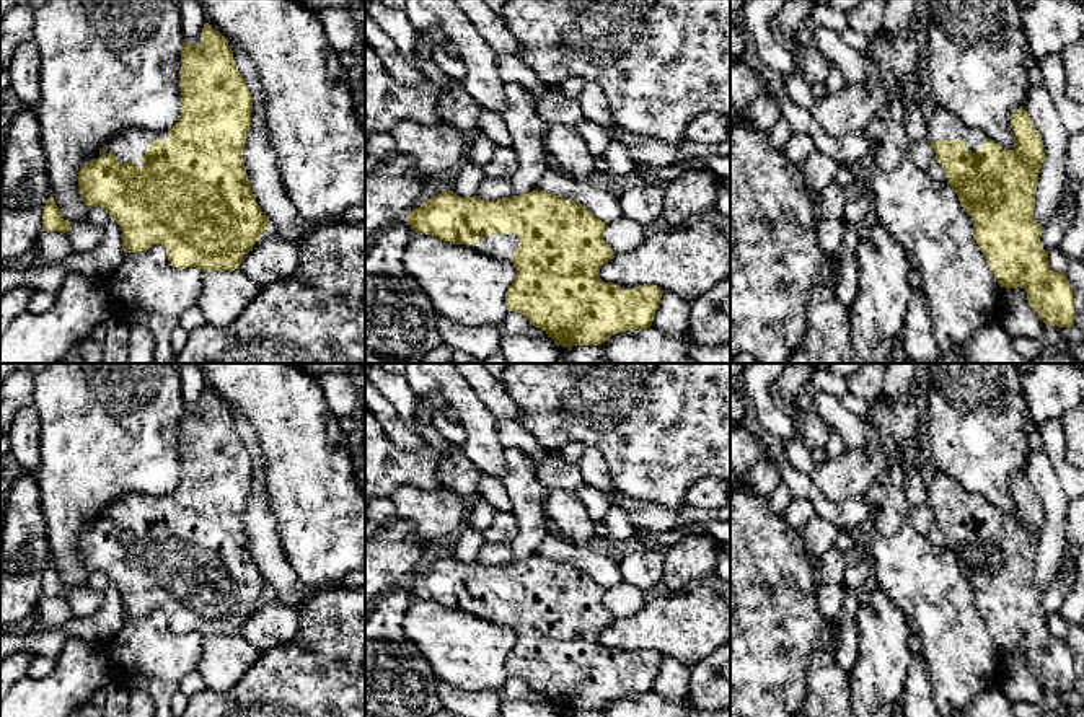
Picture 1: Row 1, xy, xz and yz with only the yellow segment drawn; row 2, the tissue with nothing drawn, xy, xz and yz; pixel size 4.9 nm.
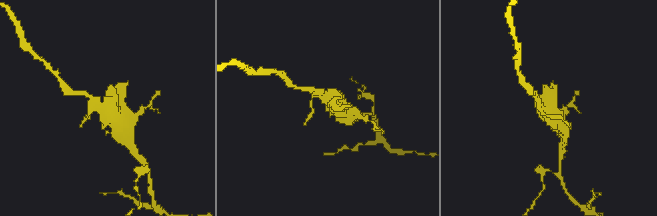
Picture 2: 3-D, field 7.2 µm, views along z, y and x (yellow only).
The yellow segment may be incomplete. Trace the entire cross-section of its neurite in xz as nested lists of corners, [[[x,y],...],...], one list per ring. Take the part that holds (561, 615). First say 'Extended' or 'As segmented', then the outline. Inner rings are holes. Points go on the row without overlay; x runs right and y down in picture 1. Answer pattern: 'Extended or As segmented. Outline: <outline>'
Extended. Outline: [[[538,554],[497,565],[460,562],[448,556],[412,574],[406,587],[416,598],[512,627],[517,640],[505,660],[509,676],[525,680],[531,691],[562,712],[601,710],[624,696],[650,693],[663,660],[650,649],[624,653],[603,647],[600,632],[616,619],[603,605],[606,588],[580,567]]]

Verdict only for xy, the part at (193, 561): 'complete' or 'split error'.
split error

